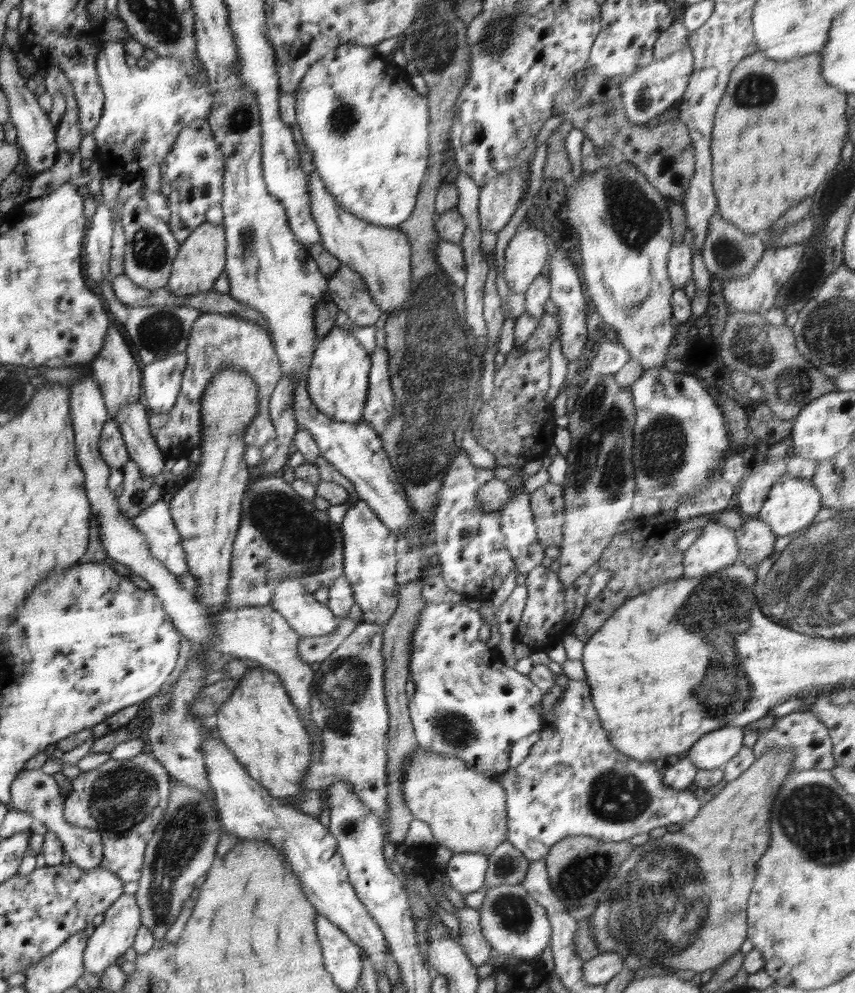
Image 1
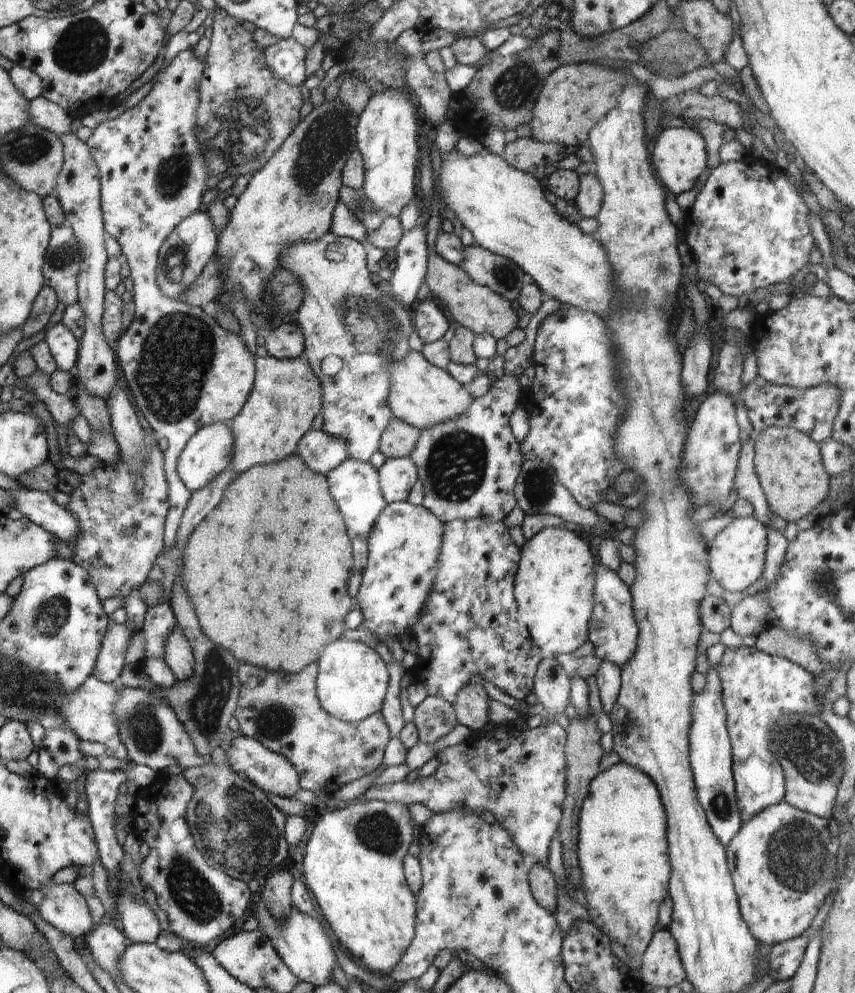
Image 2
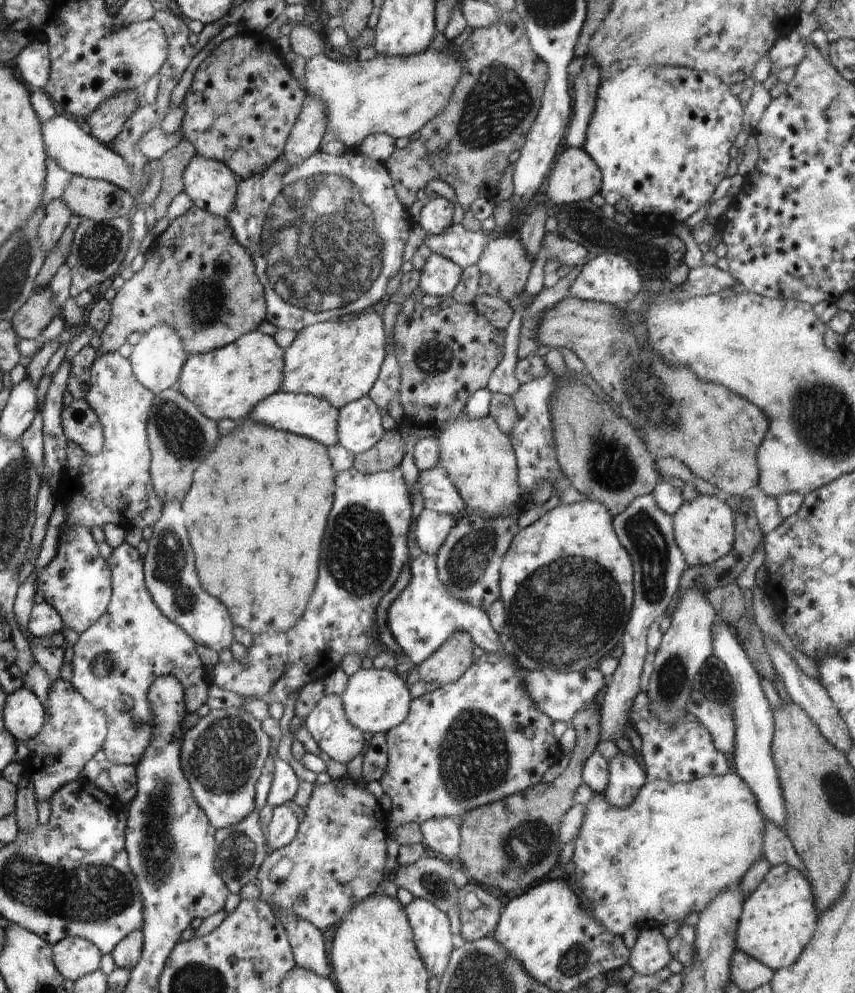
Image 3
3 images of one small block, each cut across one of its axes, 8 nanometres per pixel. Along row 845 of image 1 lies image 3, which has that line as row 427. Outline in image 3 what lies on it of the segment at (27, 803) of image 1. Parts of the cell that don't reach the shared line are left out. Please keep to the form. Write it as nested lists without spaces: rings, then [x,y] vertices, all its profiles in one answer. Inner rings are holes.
[[[72,399],[69,406],[63,407],[61,420],[68,441],[85,449],[90,456],[104,452],[103,426],[87,399]]]

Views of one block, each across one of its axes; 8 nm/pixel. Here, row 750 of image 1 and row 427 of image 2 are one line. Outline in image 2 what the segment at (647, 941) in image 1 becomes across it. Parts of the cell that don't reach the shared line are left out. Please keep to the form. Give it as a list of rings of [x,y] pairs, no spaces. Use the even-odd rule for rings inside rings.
[[[766,427],[755,439],[753,461],[769,509],[787,523],[808,516],[828,495],[830,476],[824,468],[820,444],[792,427]]]

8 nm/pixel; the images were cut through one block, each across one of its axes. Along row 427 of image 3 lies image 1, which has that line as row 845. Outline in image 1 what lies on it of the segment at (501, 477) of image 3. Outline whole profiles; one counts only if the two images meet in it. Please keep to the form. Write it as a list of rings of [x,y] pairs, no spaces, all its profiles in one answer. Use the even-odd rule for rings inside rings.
[[[418,749],[408,757],[402,769],[402,794],[413,817],[428,824],[436,844],[448,847],[452,854],[478,852],[490,856],[500,843],[507,840],[508,820],[506,793],[502,785],[490,775],[482,774],[466,765],[462,759],[446,757],[428,749]]]

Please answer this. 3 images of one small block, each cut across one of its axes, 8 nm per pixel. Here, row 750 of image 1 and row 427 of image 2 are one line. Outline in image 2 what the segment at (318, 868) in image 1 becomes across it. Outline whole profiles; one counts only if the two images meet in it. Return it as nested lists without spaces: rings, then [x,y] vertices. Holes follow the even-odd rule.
[[[217,422],[199,428],[185,444],[177,461],[177,471],[190,491],[198,491],[206,484],[211,483],[217,474],[220,474],[233,459],[233,432],[230,425]]]

